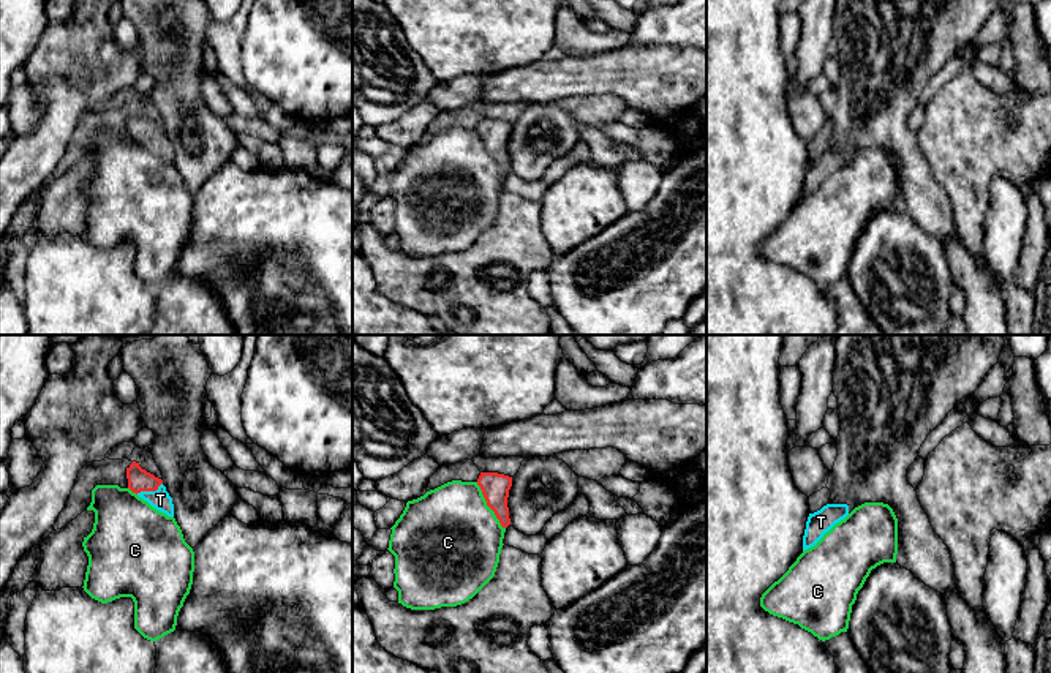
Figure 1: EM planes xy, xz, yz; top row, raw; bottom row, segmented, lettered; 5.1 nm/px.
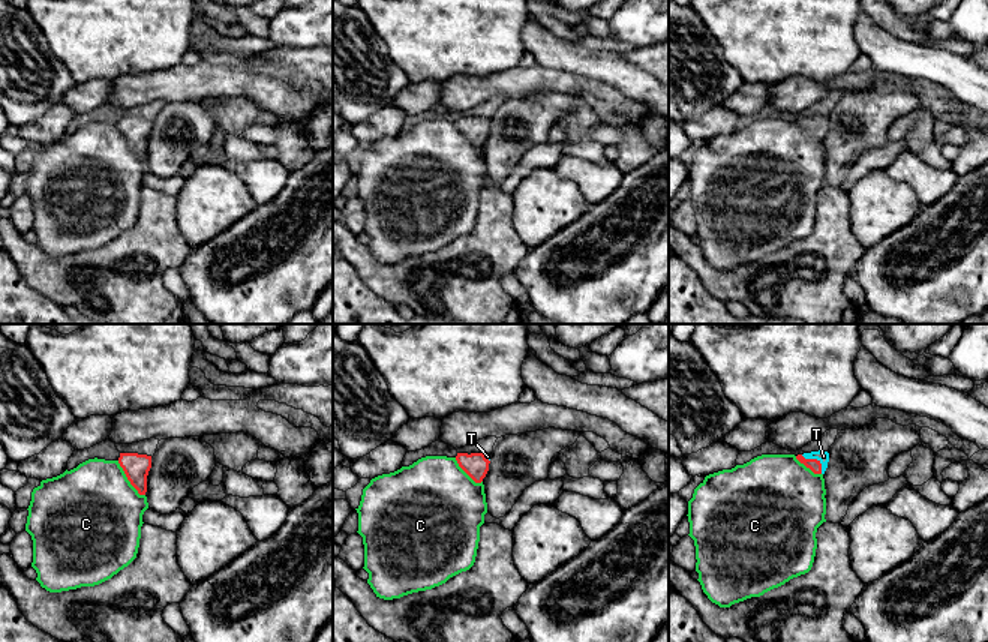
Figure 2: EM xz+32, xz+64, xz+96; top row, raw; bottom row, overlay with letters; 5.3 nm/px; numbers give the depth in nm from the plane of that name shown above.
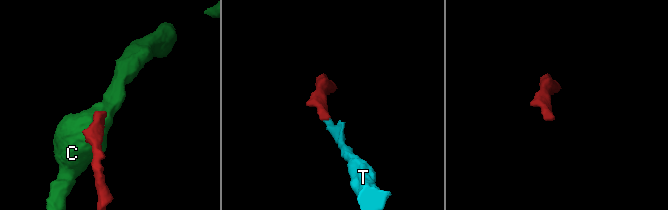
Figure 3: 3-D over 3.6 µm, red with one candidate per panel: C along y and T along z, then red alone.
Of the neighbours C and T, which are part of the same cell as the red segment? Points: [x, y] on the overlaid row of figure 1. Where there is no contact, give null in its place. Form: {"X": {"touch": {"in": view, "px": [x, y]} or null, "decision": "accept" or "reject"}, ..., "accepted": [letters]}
{"C": {"touch": {"in": "xz", "px": [487, 504]}, "decision": "reject"}, "T": {"touch": {"in": "xy", "px": [149, 490]}, "decision": "accept"}, "accepted": ["T"]}

